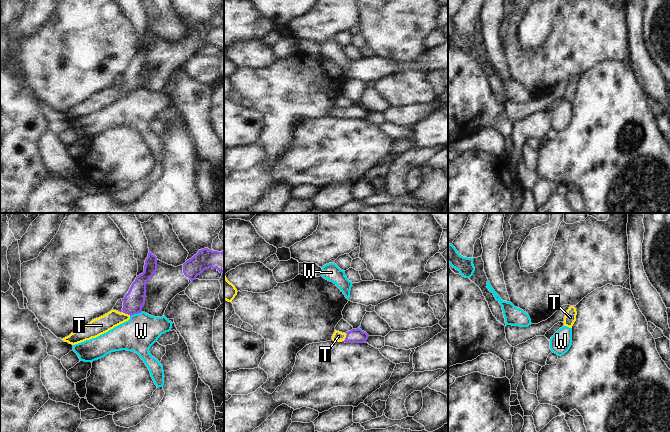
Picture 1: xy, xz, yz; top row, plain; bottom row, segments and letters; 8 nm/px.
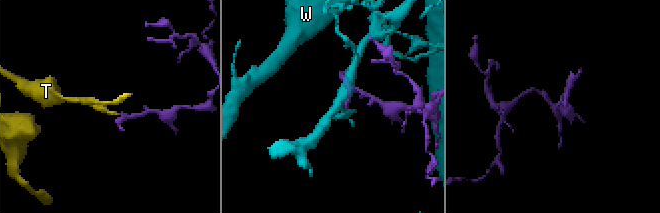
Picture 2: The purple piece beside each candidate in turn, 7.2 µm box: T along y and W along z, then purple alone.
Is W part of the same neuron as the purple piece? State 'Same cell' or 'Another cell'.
Another cell.

